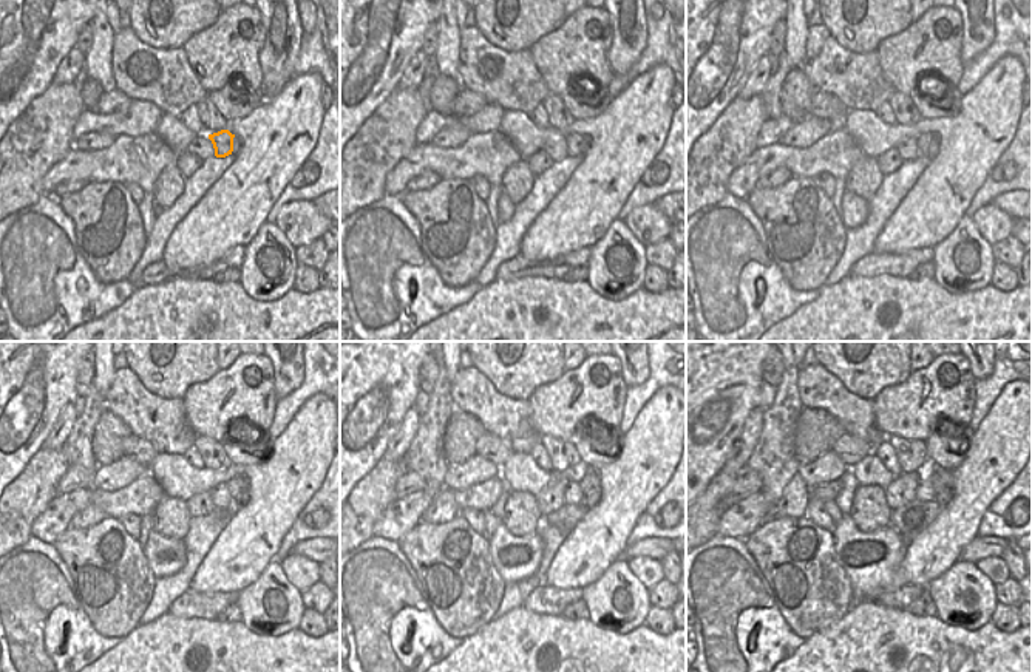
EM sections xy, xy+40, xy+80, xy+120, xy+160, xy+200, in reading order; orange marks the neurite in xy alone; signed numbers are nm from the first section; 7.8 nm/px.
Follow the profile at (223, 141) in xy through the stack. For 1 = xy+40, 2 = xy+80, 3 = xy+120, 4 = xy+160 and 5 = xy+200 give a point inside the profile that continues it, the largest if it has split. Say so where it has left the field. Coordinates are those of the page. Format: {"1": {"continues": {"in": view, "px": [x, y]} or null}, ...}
{"1": {"continues": {"in": "xy+40", "px": [577, 144]}}, "2": {"continues": {"in": "xy+80", "px": [926, 141]}}, "3": {"continues": {"in": "xy+120", "px": [238, 485]}}, "4": {"continues": {"in": "xy+160", "px": [589, 481]}}, "5": {"continues": {"in": "xy+200", "px": [940, 478]}}}

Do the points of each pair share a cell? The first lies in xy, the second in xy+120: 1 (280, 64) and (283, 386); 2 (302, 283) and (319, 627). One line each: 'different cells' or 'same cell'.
1: same cell
2: same cell

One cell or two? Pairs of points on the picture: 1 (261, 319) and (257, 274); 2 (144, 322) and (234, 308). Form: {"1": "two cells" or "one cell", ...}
{"1": "two cells", "2": "one cell"}

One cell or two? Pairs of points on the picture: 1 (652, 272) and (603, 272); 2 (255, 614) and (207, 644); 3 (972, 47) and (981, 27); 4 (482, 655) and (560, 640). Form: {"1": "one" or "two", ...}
{"1": "two", "2": "two", "3": "one", "4": "one"}

